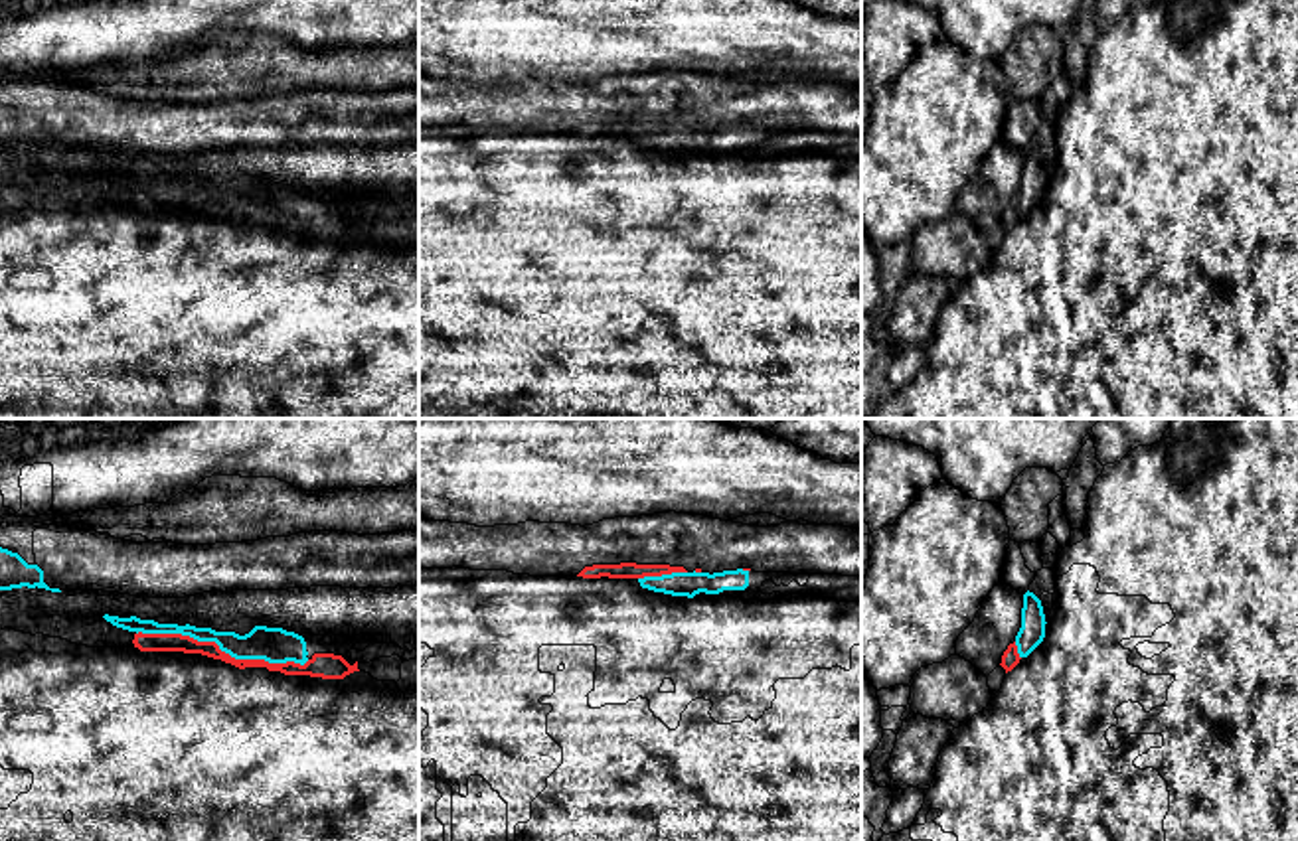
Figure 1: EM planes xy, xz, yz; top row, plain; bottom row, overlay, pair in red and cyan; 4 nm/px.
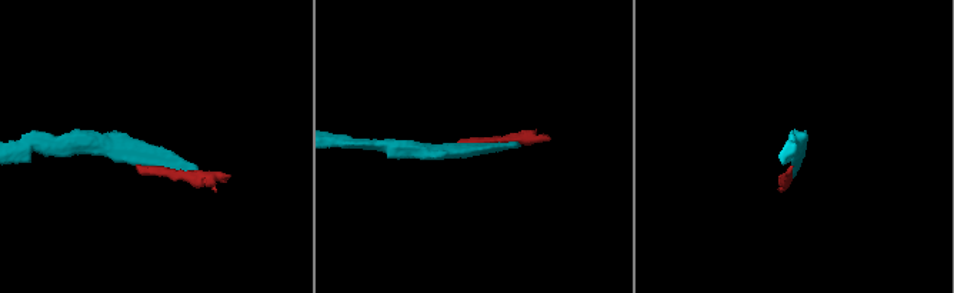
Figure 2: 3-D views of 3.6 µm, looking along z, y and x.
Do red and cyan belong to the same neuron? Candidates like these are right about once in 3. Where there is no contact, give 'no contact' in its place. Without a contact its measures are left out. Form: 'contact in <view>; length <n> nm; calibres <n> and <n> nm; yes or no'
contact in xy; length 700 nm; calibres 80 and 140 nm; yes

